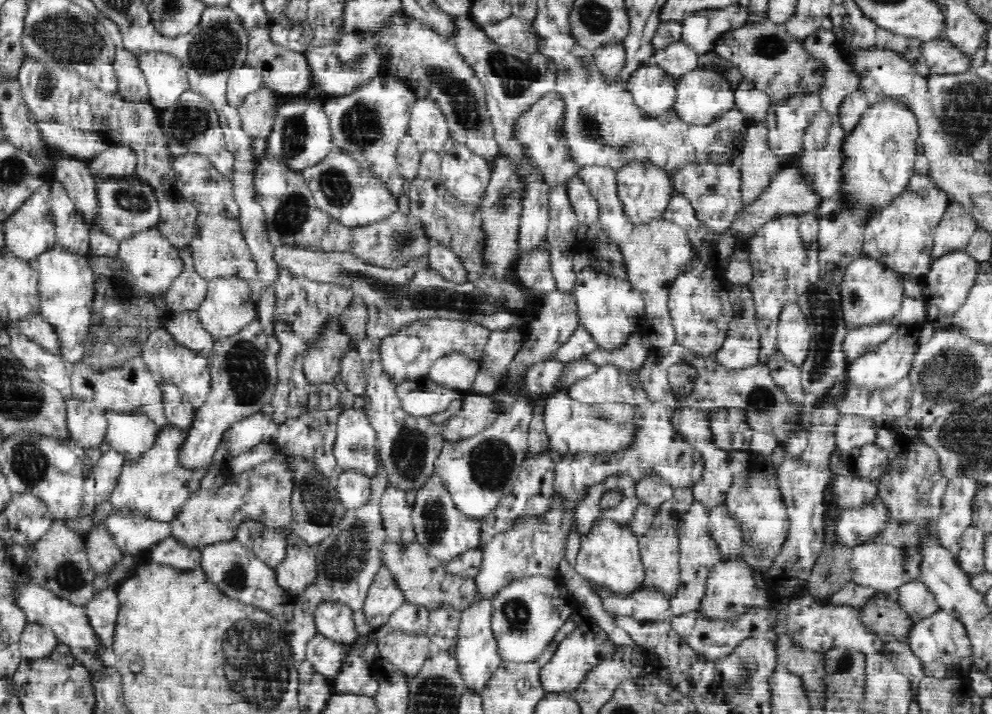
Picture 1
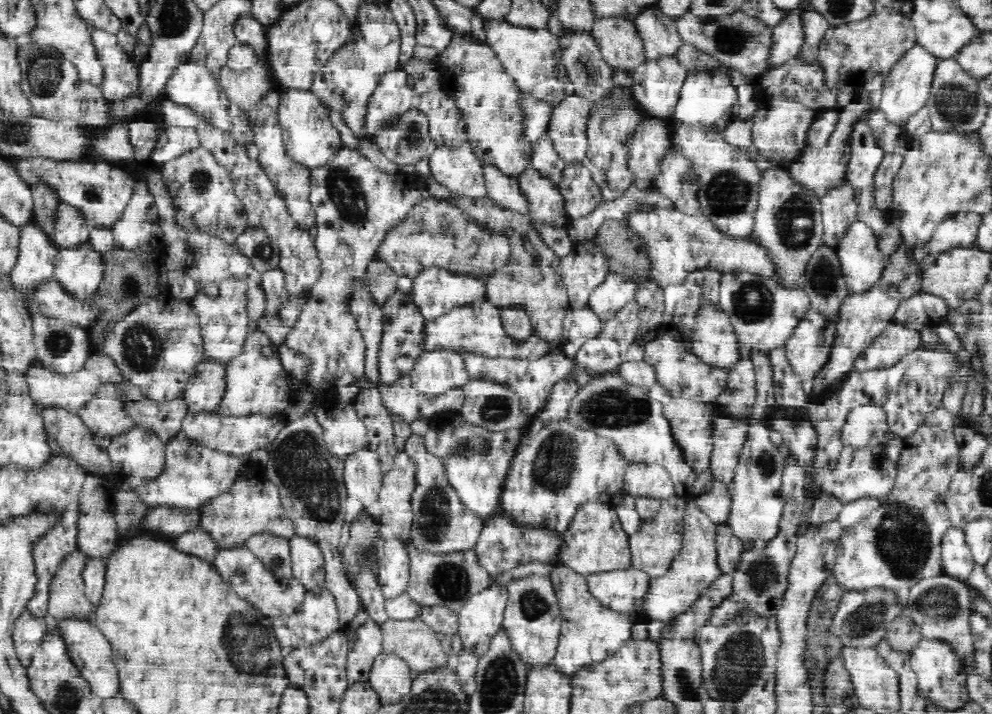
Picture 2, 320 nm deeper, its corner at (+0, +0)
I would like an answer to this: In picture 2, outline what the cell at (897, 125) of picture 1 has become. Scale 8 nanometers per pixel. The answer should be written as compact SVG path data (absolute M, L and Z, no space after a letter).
M919 43L914 44L896 64L883 83L882 98L879 109L884 113L885 119L898 128L905 126L906 122L926 106L928 95L931 93L933 74L938 59L926 52Z

